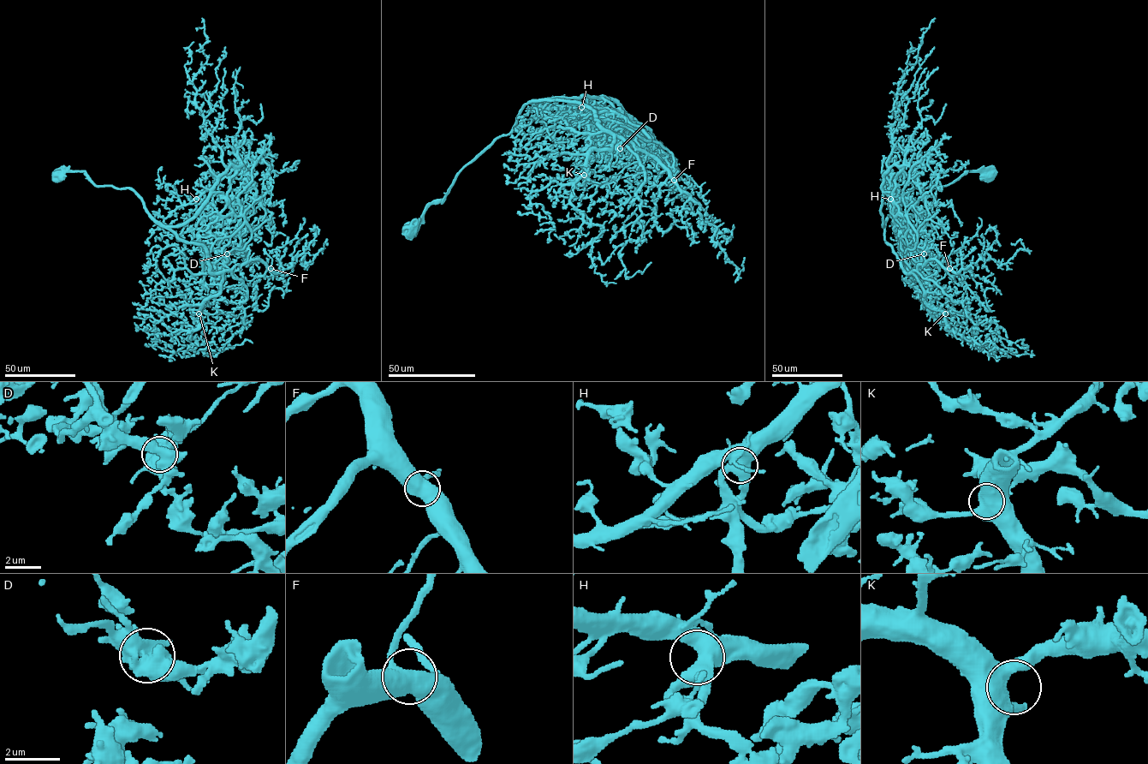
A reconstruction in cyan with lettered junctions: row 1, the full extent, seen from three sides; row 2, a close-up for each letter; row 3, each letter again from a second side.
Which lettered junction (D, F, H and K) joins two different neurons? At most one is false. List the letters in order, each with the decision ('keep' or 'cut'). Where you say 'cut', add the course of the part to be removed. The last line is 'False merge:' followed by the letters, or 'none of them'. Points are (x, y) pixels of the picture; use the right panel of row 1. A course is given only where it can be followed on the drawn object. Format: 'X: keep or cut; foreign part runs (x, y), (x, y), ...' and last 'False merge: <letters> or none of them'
D: cut; foreign part runs (924, 253), (918, 250), (907, 218), (900, 211), (892, 193), (895, 176), (905, 163), (905, 151), (924, 131)
F: keep
H: keep
K: keep
False merge: D

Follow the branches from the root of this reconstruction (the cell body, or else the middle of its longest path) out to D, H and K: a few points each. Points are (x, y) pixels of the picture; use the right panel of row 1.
D: (990, 177), (966, 170), (946, 185), (915, 188), (883, 226), (883, 193), (892, 194), (924, 253)
H: (990, 177), (966, 170), (946, 185), (915, 188), (887, 217), (883, 226), (883, 189), (889, 192), (890, 199)
K: (990, 177), (966, 170), (946, 185), (915, 188), (885, 219), (884, 240), (902, 269), (945, 313)

